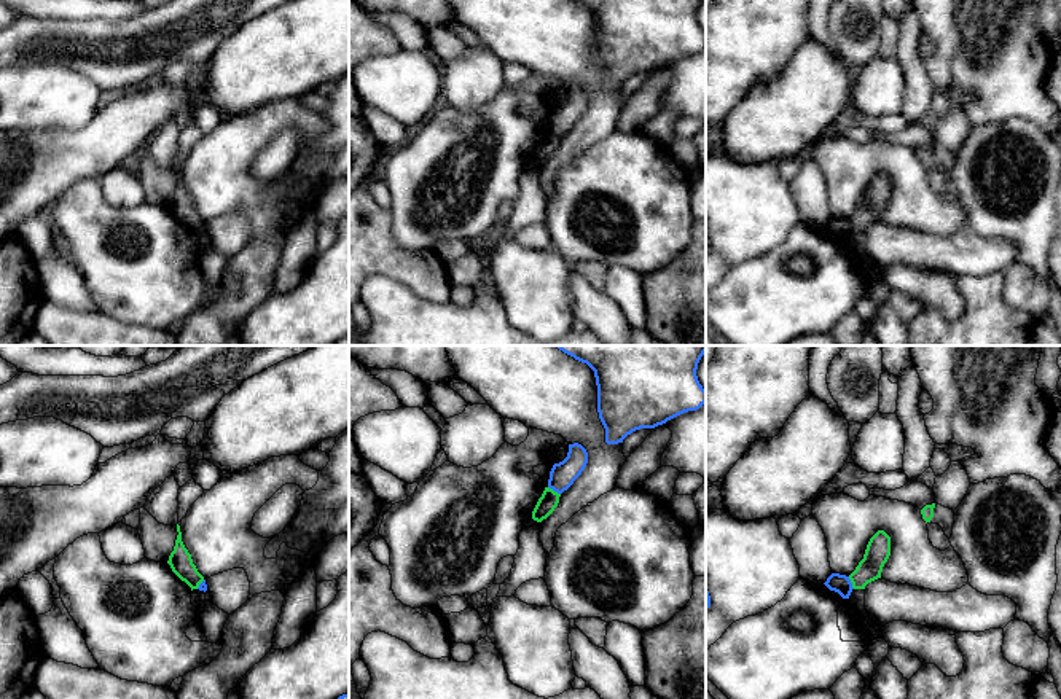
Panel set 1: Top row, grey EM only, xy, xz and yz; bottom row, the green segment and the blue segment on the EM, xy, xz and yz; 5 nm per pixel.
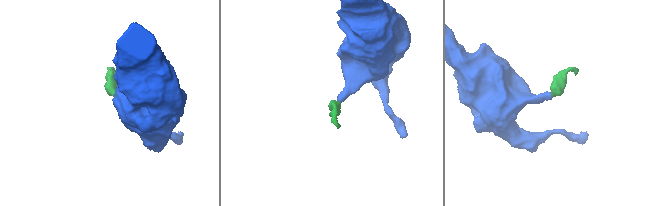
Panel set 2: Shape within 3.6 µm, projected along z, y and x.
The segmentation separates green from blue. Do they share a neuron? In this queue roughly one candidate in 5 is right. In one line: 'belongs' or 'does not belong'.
does not belong

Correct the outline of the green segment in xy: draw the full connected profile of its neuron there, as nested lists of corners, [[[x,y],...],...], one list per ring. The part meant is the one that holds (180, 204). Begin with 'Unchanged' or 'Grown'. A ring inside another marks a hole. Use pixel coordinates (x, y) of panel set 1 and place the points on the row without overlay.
Unchanged. [[[178,167],[177,175],[178,178],[175,183],[175,189],[169,199],[167,207],[170,209],[172,215],[193,234],[199,231],[199,228],[204,225],[204,220],[198,215],[196,209],[193,207],[191,197],[182,185],[182,175]]]

